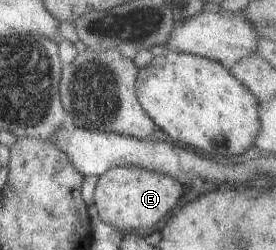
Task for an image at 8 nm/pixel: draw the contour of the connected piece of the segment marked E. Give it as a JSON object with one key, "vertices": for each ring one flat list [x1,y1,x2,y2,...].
{"vertices":[[112,167,97,179,92,196,98,218,117,231,148,233,158,228,182,198,182,183,140,167]]}

